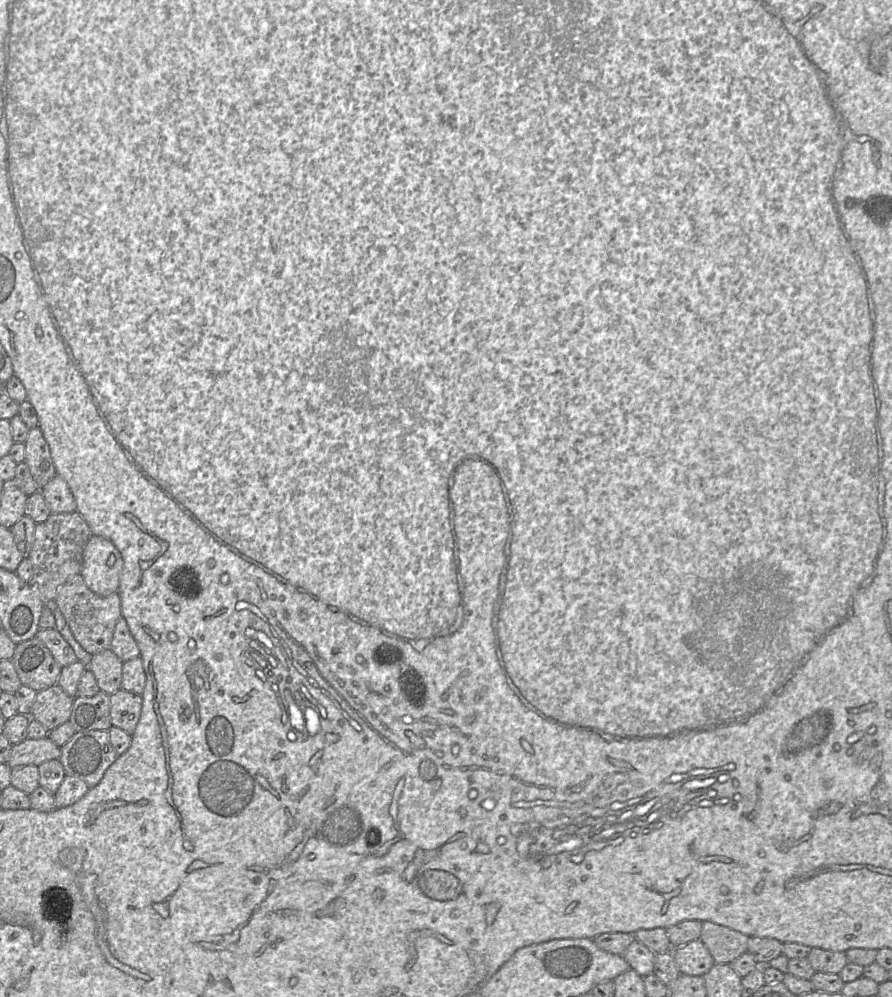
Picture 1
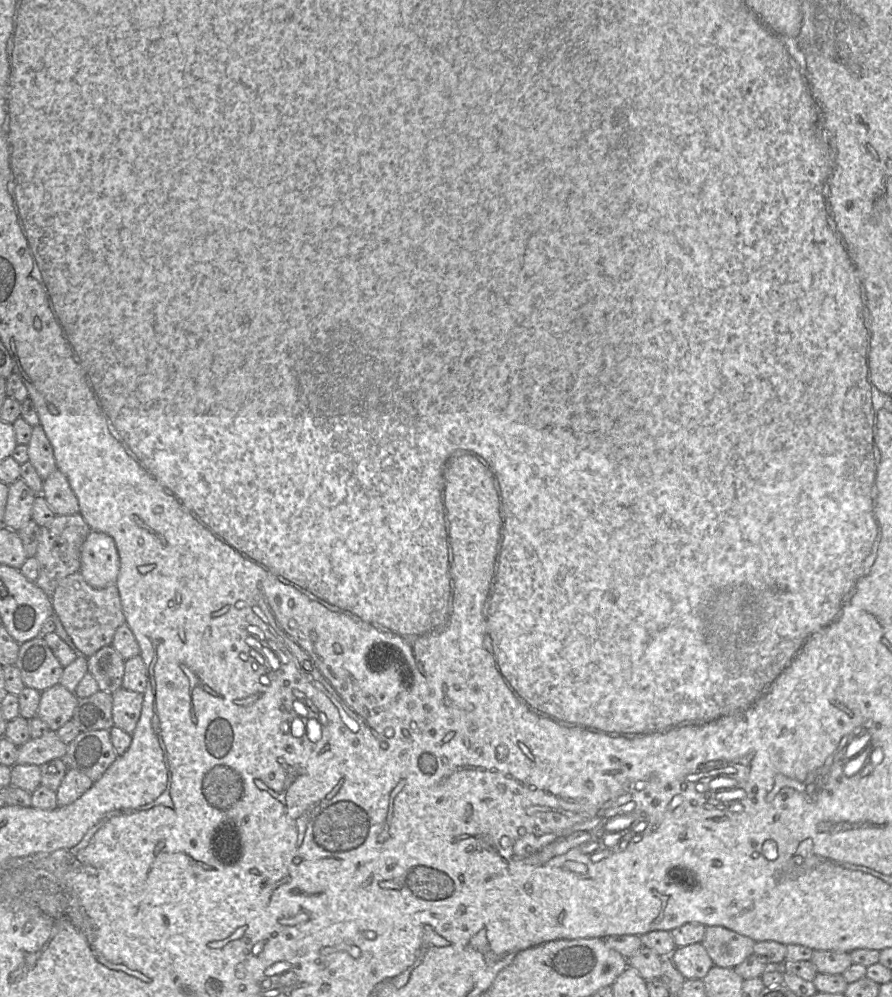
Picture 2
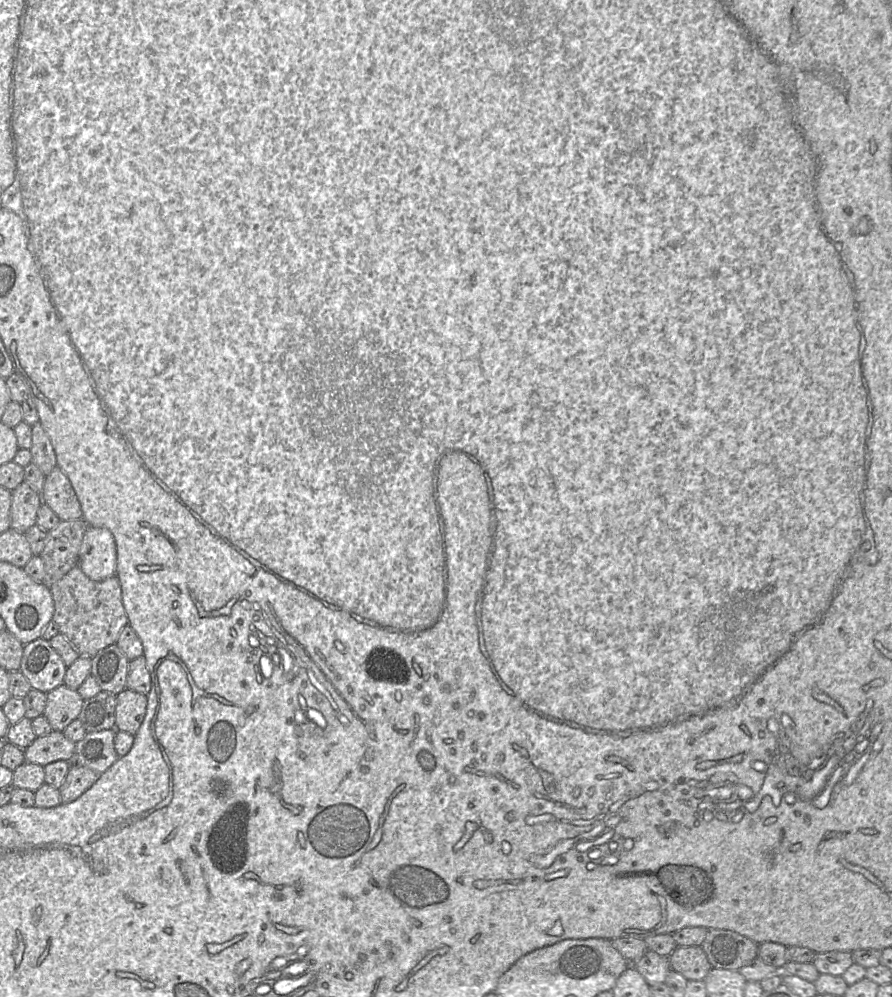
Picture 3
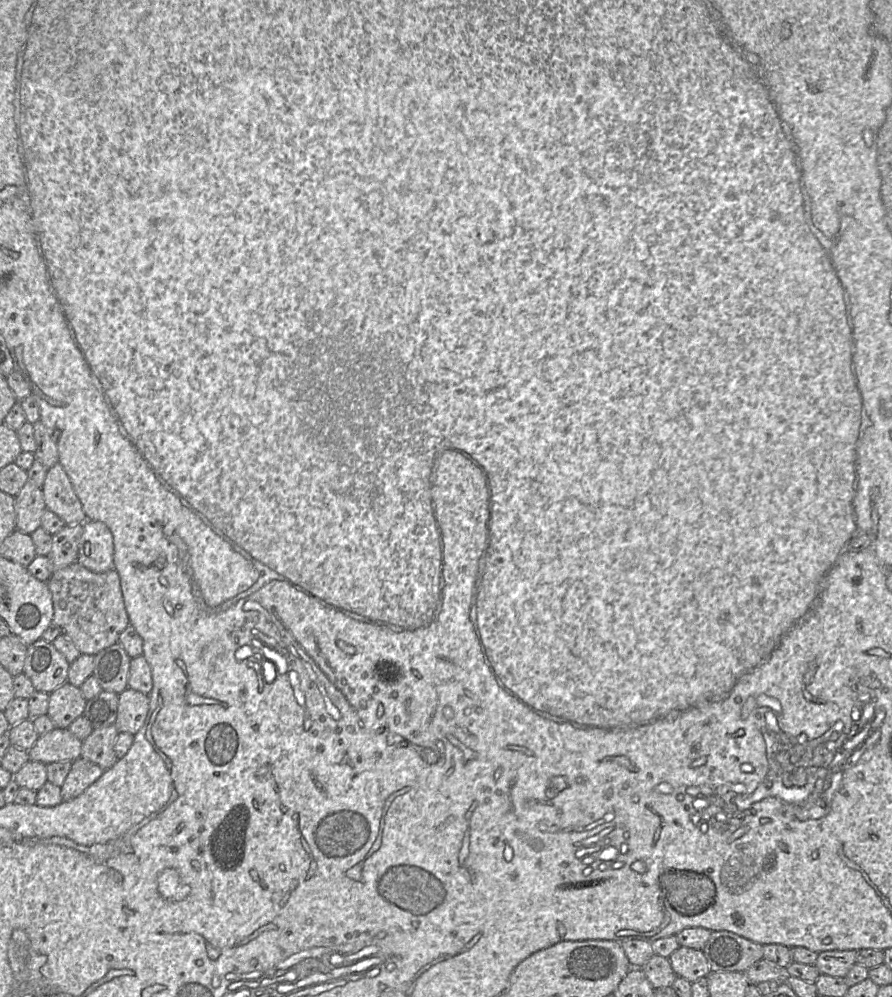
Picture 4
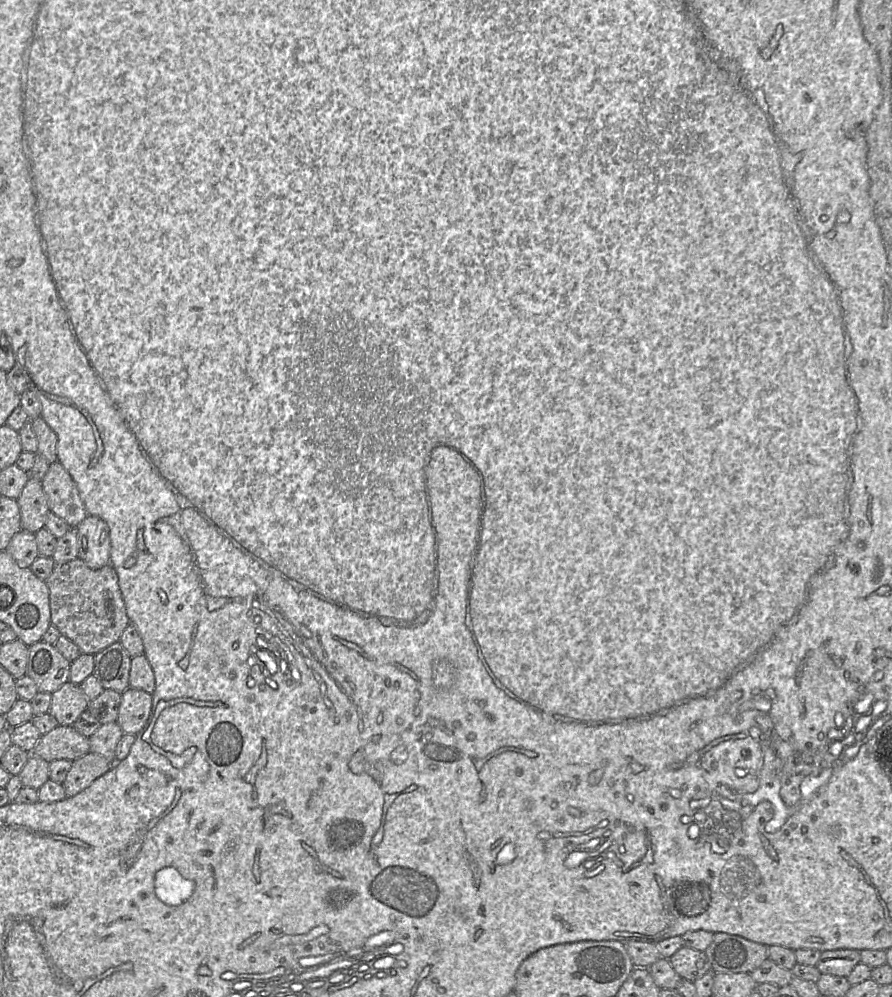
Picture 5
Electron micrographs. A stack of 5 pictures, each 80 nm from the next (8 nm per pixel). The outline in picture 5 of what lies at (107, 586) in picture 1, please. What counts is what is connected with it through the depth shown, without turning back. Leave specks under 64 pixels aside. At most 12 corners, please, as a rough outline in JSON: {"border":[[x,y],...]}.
{"border":[[87,515],[76,526],[78,558],[110,564],[108,524]]}

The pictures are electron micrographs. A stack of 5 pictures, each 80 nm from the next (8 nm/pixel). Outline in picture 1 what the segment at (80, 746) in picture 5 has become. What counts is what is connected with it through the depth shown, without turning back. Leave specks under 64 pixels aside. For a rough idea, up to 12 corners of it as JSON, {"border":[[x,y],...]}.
{"border":[[49,737],[12,745],[8,765],[39,766],[60,759]]}

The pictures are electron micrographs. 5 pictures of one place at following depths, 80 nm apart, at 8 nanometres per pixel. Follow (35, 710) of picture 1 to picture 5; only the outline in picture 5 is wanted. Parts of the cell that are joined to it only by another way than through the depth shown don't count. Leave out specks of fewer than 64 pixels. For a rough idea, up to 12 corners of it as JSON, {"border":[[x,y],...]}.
{"border":[[67,681],[52,693],[49,713],[73,725],[87,709],[81,686]]}

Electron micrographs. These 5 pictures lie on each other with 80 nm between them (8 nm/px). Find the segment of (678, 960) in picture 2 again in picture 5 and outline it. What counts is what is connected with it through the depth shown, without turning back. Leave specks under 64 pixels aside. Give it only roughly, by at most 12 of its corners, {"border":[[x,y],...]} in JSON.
{"border":[[686,946],[668,960],[683,980],[711,971],[706,953]]}

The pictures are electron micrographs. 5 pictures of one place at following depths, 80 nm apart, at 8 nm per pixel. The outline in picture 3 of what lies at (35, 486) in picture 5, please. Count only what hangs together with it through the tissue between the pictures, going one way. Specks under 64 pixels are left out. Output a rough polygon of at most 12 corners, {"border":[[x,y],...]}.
{"border":[[23,481],[12,492],[10,528],[36,525],[39,492]]}

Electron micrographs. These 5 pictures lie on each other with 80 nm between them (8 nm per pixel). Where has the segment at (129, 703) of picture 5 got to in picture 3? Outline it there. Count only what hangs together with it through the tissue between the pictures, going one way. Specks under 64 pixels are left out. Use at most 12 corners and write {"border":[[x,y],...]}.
{"border":[[126,688],[116,697],[114,729],[135,736],[147,696]]}

